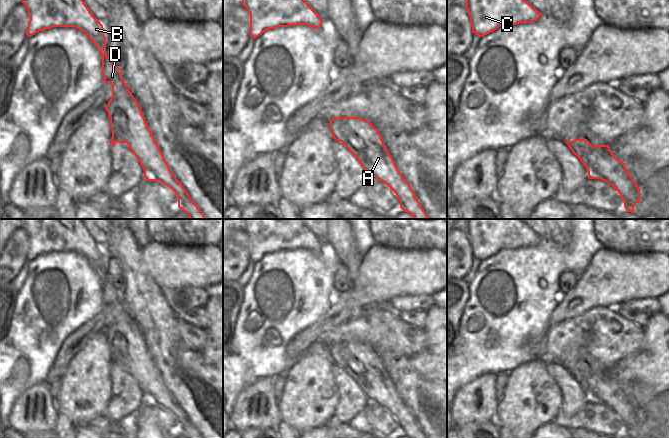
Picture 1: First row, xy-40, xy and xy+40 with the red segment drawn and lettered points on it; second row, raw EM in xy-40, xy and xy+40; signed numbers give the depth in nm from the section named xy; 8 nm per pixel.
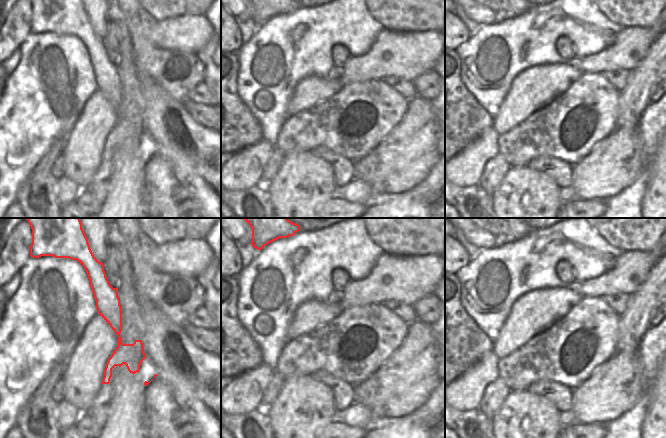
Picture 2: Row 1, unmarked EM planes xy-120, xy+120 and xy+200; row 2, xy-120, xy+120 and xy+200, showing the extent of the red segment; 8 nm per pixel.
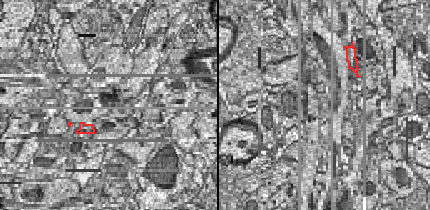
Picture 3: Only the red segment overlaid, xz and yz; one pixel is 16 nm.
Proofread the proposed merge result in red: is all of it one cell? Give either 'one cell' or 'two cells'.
one cell

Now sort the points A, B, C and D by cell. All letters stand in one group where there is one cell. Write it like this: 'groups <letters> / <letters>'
groups A B C D

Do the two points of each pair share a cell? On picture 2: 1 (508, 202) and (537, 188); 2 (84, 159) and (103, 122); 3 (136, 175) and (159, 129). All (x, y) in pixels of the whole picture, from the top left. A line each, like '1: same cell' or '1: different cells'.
1: same cell
2: same cell
3: different cells

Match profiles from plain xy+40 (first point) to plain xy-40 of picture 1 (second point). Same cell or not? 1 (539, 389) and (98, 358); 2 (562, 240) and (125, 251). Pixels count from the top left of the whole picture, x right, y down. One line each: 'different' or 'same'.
1: same
2: same

